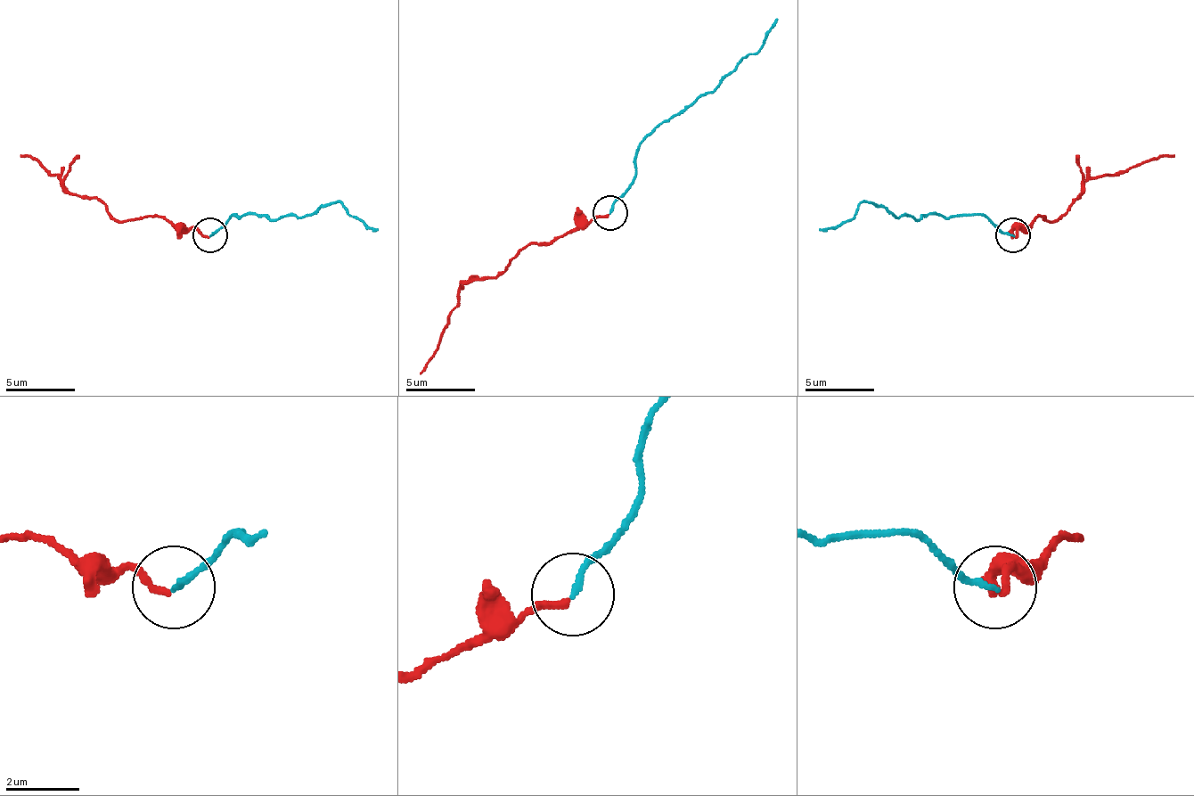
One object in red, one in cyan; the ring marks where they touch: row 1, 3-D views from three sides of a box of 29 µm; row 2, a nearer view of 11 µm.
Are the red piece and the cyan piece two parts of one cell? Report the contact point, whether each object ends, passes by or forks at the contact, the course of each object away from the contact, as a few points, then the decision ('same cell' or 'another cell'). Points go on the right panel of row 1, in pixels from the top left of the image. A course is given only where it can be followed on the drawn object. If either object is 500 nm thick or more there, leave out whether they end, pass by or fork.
at (1013, 234); red ends there; cyan ends there; red runs (1016, 237), (1036, 217), (1054, 220), (1078, 199), (1082, 189), (1092, 178), (1175, 154); cyan runs (1012, 234), (980, 213), (925, 213), (918, 220), (894, 217), (872, 202), (862, 202), (845, 224), (821, 231); same cell

